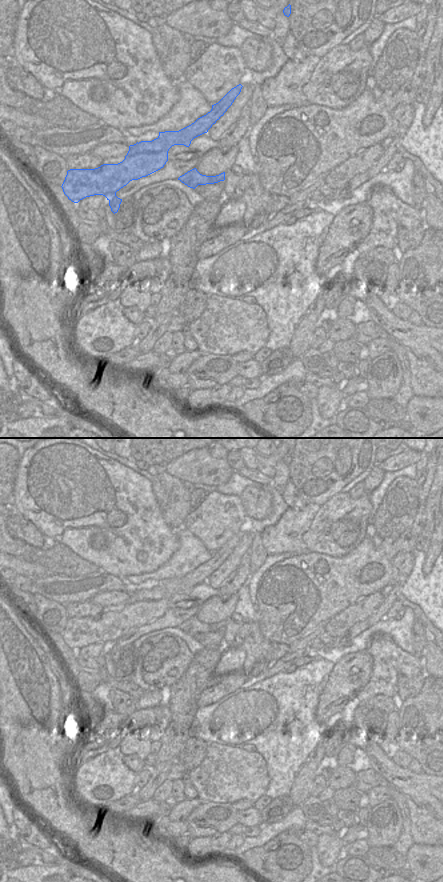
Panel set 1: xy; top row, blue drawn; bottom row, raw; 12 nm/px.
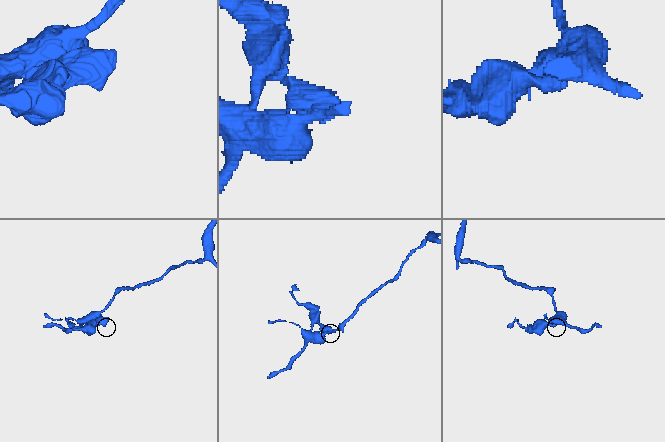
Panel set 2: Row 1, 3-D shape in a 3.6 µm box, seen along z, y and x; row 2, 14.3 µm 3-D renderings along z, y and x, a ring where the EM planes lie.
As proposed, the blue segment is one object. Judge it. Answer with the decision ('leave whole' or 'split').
split

